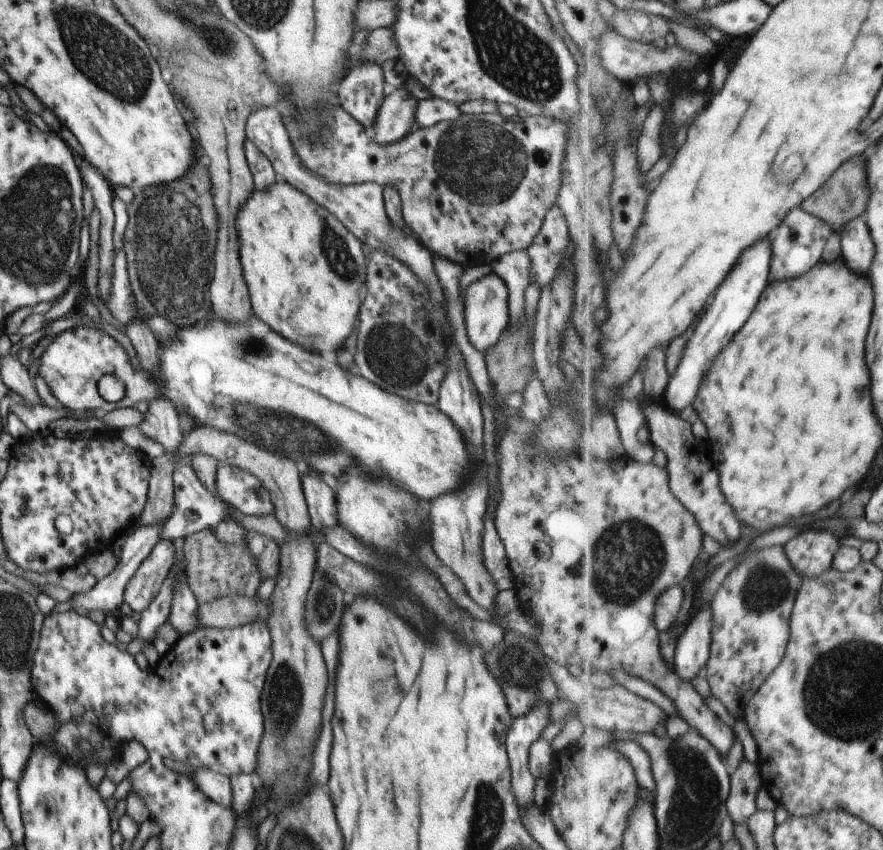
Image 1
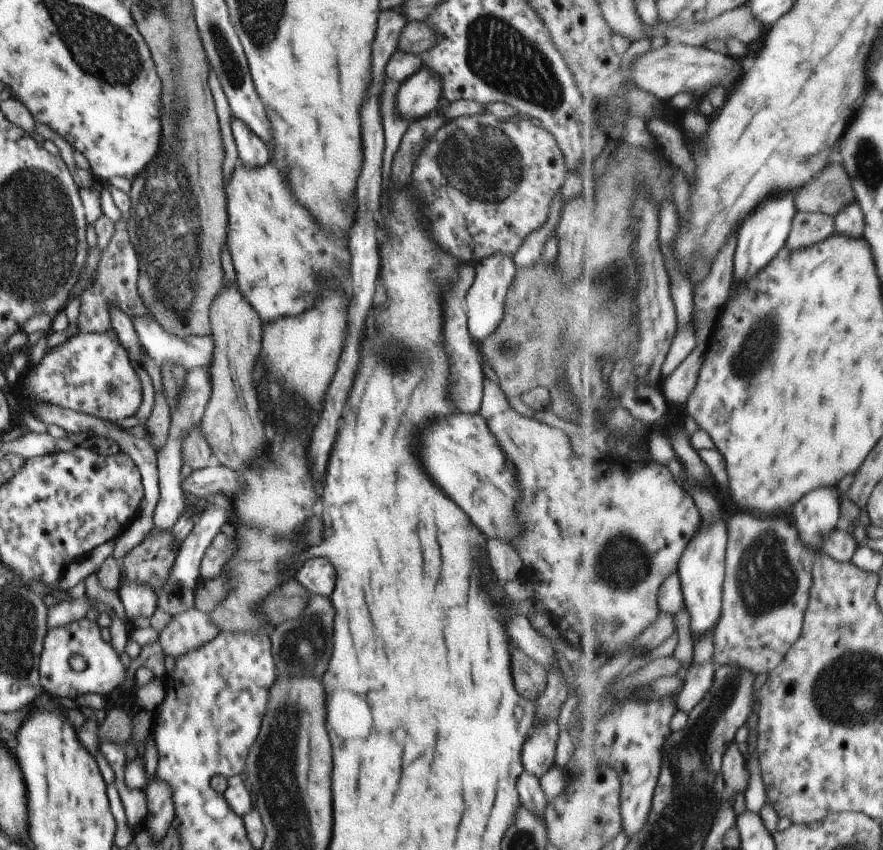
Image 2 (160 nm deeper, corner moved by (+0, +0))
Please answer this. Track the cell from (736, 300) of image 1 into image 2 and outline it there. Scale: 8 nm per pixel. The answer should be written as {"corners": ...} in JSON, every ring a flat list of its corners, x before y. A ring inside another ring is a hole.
{"corners":[[779,194,777,198,767,198,759,208,745,220,743,230,739,230,739,248,735,256,735,283,748,281,759,276,763,270,788,243,793,220,798,213,791,194]]}

